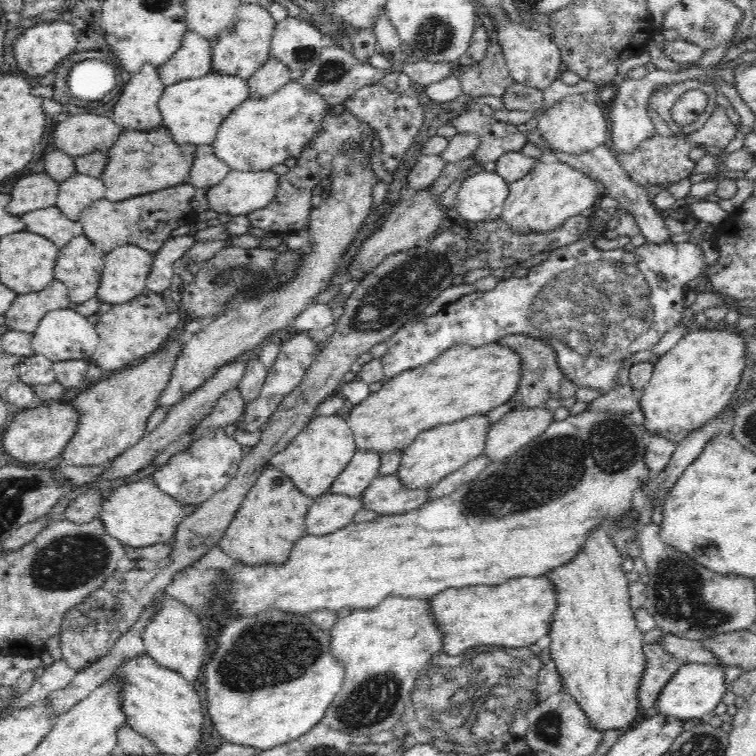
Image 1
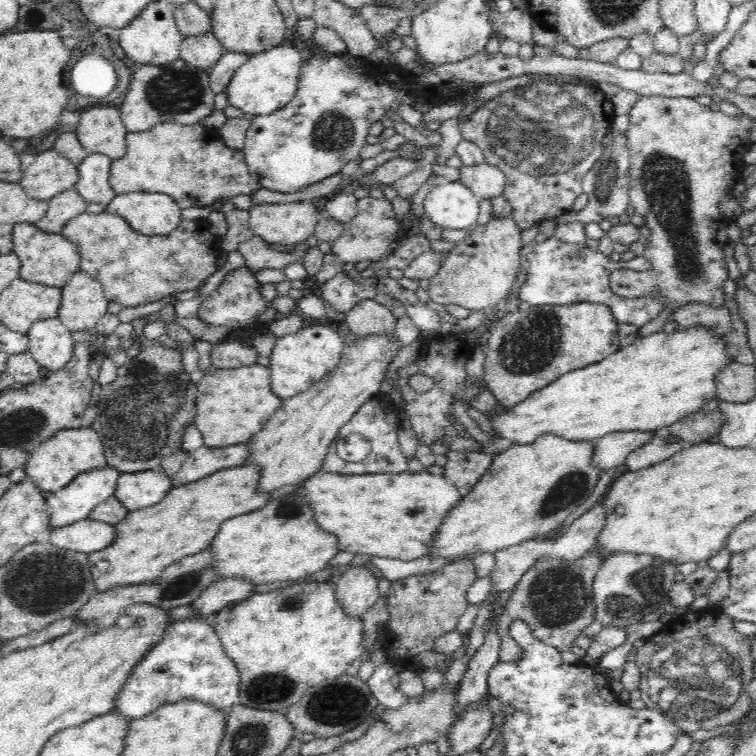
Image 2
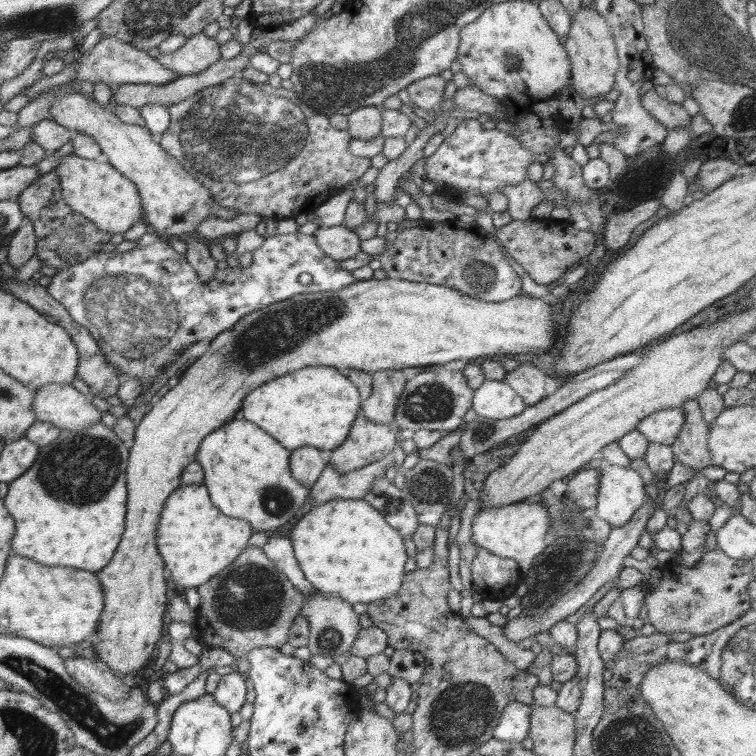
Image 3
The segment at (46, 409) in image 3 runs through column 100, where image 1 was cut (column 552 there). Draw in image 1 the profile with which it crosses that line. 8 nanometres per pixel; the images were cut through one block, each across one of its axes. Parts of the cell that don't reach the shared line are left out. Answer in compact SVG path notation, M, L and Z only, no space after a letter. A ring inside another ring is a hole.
M545 407L512 409L490 426L482 455L492 463L504 460L541 436L553 422L553 411Z

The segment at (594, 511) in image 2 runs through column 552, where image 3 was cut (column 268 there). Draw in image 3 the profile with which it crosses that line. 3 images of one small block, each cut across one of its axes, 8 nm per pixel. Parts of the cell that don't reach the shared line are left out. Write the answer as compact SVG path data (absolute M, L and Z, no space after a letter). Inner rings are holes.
M269 537L263 546L264 554L283 572L287 579L305 596L316 593L312 583L306 580L288 537Z

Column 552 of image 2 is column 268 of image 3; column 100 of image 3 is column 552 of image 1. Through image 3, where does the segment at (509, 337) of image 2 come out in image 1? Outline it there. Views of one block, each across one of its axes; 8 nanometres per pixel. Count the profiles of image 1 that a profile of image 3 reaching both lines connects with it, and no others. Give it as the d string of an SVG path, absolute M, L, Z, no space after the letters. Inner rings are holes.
M601 528L594 529L588 533L587 539L585 540L584 546L581 551L572 557L566 564L557 566L554 570L545 572L545 577L551 580L553 587L556 591L556 608L554 609L550 628L550 638L552 639L550 645L550 656L557 666L557 671L560 673L563 691L571 694L577 703L582 707L582 710L586 713L588 721L592 727L605 732L606 730L618 730L624 732L629 730L635 725L635 718L639 711L639 702L637 692L640 686L641 676L644 674L645 669L645 654L643 651L643 636L636 620L634 619L634 609L629 603L629 581L626 579L626 572L622 568L623 559L620 557L620 552L614 547L614 543L610 539L610 536Z

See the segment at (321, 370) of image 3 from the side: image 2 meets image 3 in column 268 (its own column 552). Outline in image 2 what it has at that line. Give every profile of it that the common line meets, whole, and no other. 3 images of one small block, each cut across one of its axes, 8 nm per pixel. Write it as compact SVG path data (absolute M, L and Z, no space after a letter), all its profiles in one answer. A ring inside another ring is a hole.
M701 326L672 334L662 331L644 337L636 336L634 343L621 347L608 358L596 361L596 364L560 376L545 388L532 392L524 402L506 409L506 412L497 409L488 417L488 422L500 439L510 440L512 444L530 444L548 434L568 441L592 441L614 432L656 432L667 428L700 410L708 400L718 399L716 374L734 361L725 351L723 336Z

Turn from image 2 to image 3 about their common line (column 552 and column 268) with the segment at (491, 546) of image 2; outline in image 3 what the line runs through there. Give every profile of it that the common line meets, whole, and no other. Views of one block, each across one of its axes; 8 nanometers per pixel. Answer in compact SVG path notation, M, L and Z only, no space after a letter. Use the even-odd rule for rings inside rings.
M238 417L222 428L210 432L195 454L195 461L200 463L204 471L203 484L207 486L212 504L226 516L247 520L255 531L278 530L286 526L298 513L310 493L310 488L300 484L292 475L289 467L291 451L284 448L272 436L252 422Z

